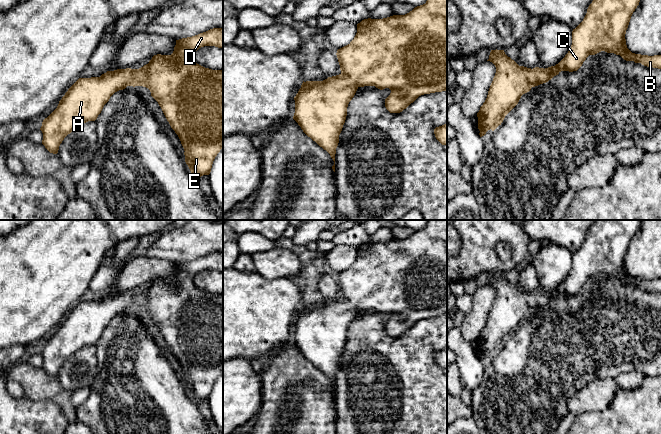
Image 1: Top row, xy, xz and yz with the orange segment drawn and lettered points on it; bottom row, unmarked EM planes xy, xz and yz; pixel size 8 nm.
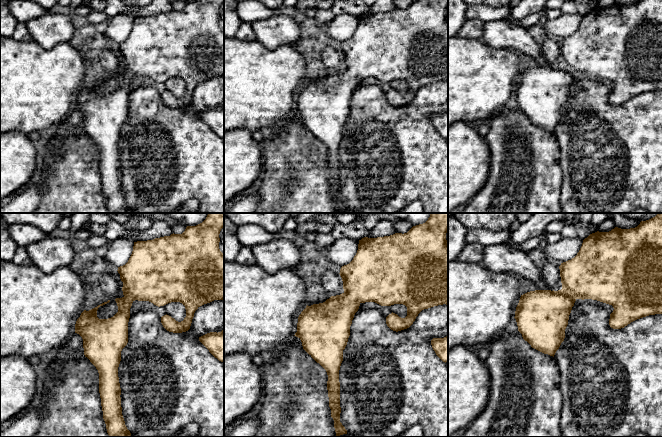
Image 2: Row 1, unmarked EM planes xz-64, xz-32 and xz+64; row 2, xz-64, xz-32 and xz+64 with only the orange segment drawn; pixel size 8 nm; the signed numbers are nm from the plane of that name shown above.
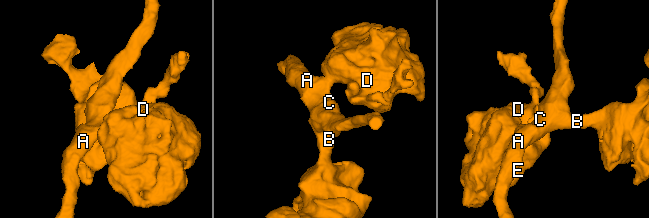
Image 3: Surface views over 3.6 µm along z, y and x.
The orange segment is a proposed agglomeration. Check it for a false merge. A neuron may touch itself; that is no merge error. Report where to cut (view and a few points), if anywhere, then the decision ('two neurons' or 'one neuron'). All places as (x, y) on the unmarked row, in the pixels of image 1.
no cut; one neuron

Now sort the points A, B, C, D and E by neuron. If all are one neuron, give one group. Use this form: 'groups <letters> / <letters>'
groups A B C D E

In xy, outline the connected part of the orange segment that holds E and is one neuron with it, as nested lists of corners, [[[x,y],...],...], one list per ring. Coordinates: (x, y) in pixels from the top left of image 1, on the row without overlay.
[[[223,252],[176,264],[171,279],[154,279],[139,293],[117,293],[100,301],[79,302],[59,325],[57,332],[43,344],[40,352],[42,368],[50,377],[57,378],[64,362],[82,348],[95,345],[115,316],[127,310],[143,310],[150,314],[178,359],[191,397],[198,403],[209,399],[215,381],[223,372],[223,293],[212,294],[195,286],[194,277],[204,270],[223,273]]]

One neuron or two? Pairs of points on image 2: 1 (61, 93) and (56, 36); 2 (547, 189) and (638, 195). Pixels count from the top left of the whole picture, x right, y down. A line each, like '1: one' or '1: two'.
1: two
2: two

